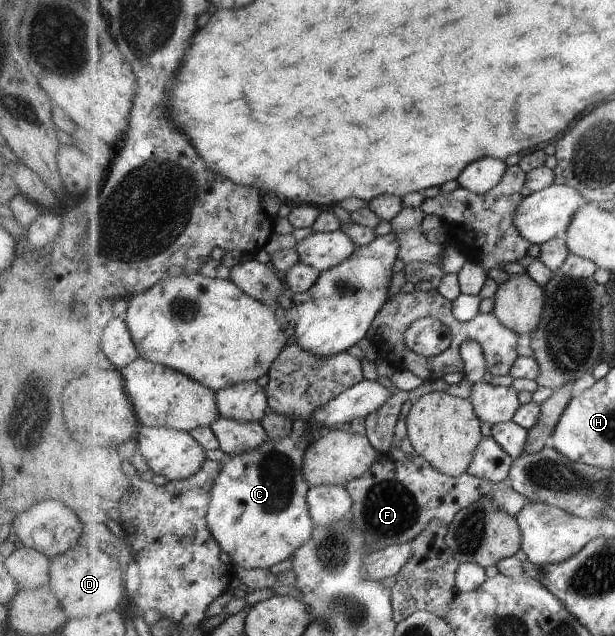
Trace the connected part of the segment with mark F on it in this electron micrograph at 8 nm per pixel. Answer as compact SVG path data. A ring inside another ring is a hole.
M379 454L376 463L362 477L347 483L346 489L353 499L350 513L351 525L365 539L364 559L376 551L382 551L392 546L403 546L411 542L436 518L444 520L450 525L460 510L471 506L479 499L490 496L498 507L513 516L517 516L531 502L525 495L517 492L509 481L495 484L487 479L471 476L468 472L458 477L449 476L439 472L418 454L408 455L404 461L398 461L388 454Z

